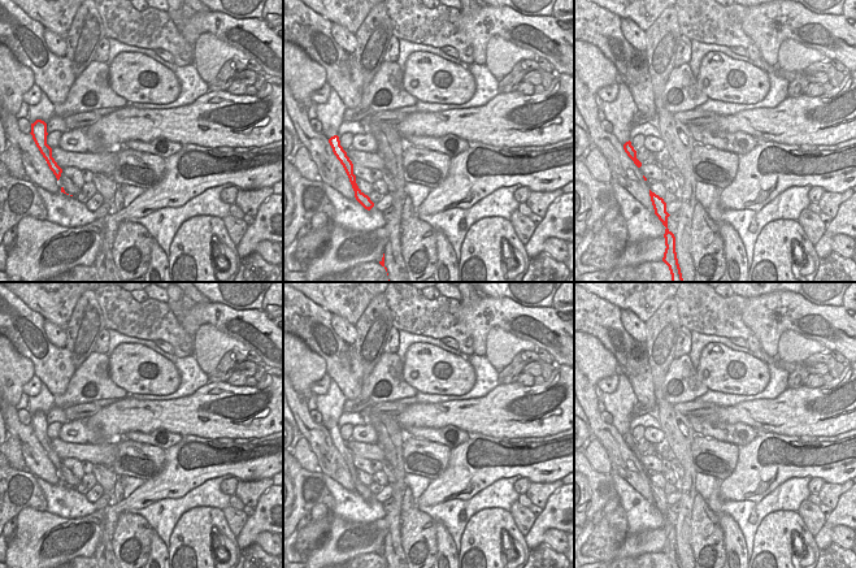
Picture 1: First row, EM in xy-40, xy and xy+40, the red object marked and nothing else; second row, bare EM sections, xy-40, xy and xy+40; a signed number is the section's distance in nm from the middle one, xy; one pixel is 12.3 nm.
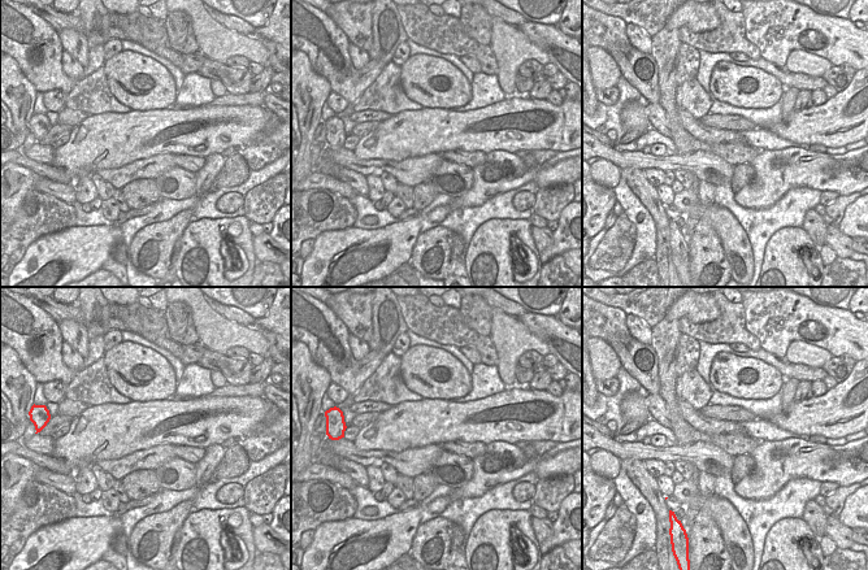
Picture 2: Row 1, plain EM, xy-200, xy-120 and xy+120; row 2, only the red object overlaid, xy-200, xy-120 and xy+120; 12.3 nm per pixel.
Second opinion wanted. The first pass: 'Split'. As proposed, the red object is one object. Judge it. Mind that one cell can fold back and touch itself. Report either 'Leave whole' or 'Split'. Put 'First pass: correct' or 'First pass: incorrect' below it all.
Leave whole
First pass: incorrect

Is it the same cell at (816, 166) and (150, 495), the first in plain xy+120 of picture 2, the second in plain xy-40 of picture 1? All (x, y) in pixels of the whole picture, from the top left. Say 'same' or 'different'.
same

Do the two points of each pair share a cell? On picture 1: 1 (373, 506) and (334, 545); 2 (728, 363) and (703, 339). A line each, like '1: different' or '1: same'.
1: different
2: different

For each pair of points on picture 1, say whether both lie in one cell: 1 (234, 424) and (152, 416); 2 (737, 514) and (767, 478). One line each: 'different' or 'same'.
1: same
2: different

